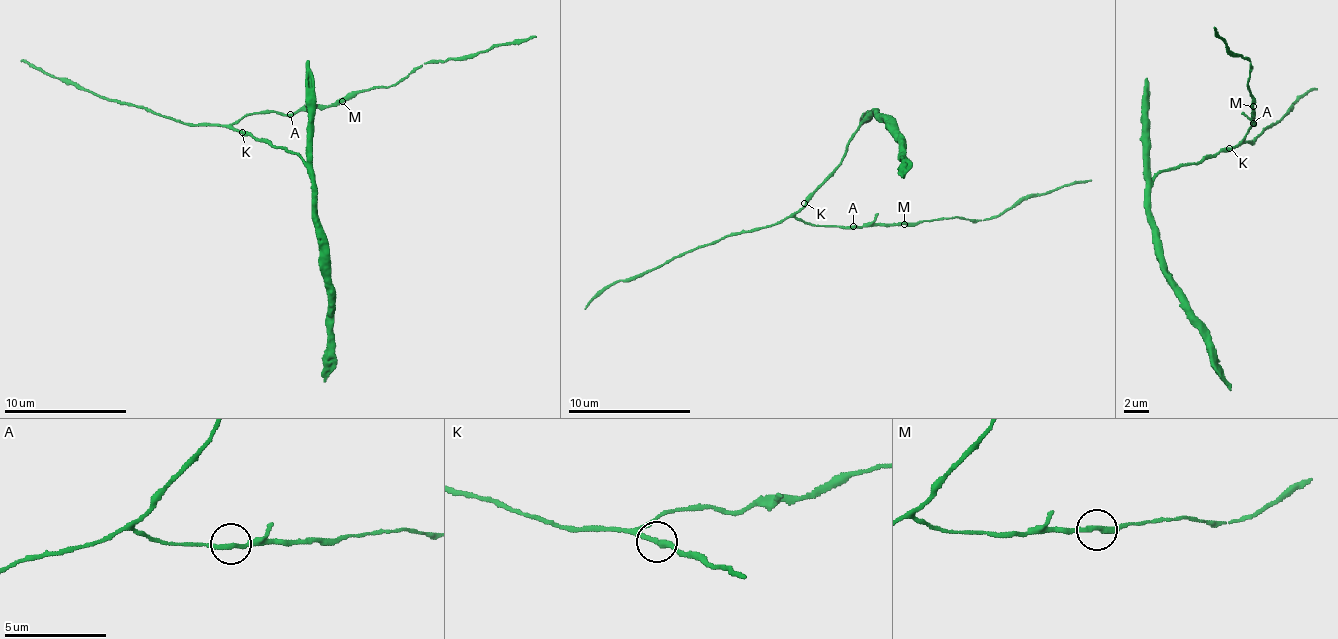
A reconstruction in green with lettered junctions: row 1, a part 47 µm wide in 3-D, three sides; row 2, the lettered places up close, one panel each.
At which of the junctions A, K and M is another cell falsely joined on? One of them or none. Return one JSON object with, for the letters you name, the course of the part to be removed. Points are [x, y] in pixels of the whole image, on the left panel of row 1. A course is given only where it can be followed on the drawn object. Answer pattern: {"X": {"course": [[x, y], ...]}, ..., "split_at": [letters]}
{"split_at": []}

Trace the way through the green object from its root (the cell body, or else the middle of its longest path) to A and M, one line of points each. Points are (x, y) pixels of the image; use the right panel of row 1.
A: (1233, 148), (1254, 123)
M: (1233, 148), (1254, 122), (1252, 119), (1254, 106)

